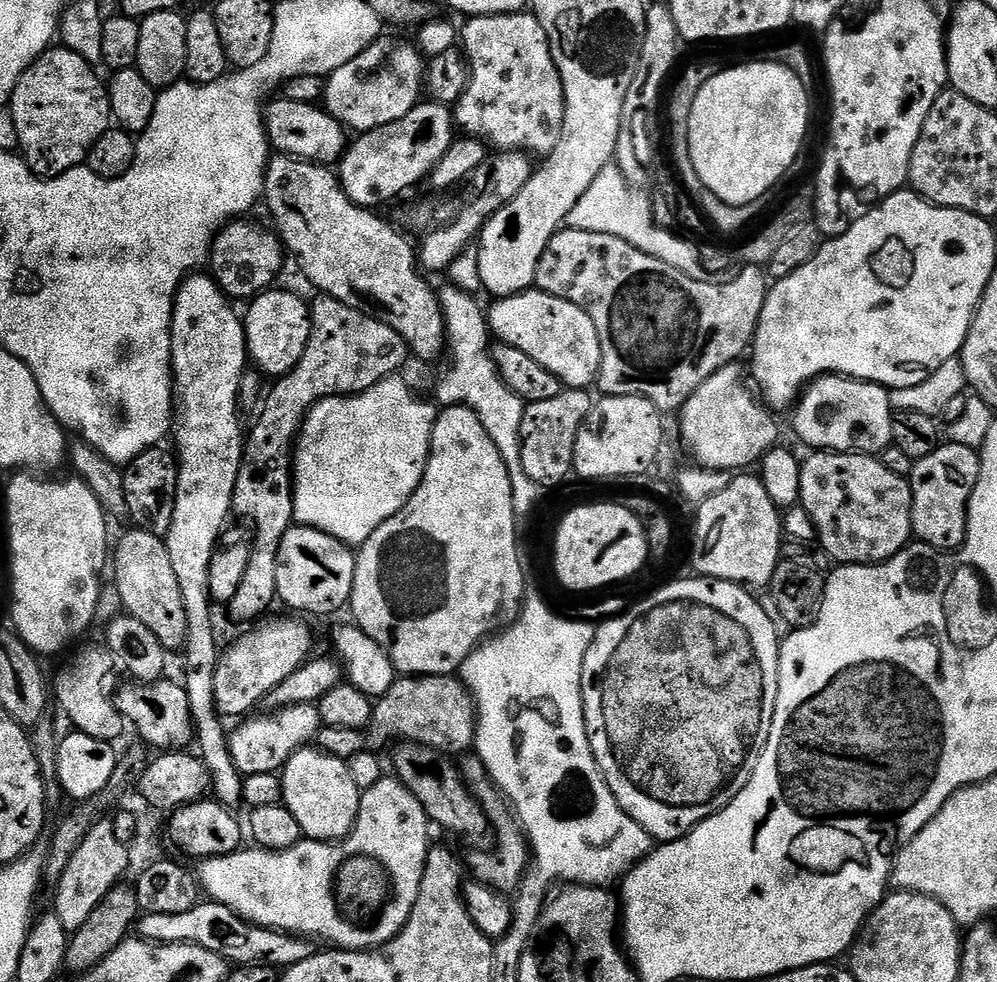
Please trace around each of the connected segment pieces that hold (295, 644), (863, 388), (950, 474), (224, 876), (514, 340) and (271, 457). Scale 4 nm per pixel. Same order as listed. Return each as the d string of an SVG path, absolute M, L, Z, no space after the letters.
M292 618L296 620L276 620L273 624L268 624L265 628L256 628L253 632L248 632L240 641L237 642L233 648L223 649L221 658L216 664L216 669L214 670L214 690L216 691L216 710L220 713L221 717L229 718L228 716L240 716L243 717L245 714L251 713L259 700L263 701L269 694L271 694L274 689L278 686L278 682L286 682L286 678L290 678L290 674L294 674L294 670L298 670L302 665L304 665L305 660L309 659L310 652L308 652L308 643L311 642L312 636L308 633L308 628L303 624L303 619Z
M826 375L820 376L813 380L811 384L805 387L804 391L800 393L794 407L791 409L792 428L796 431L796 436L804 444L809 444L809 449L823 450L825 452L858 452L861 454L879 454L889 447L892 443L892 435L890 434L890 422L892 421L893 407L888 397L889 389L882 387L880 384L871 384L868 380L854 380L850 376L834 376Z
M941 443L926 458L915 461L907 482L912 491L912 535L937 552L954 552L966 538L968 503L980 473L980 453L970 446Z
M381 778L374 786L363 789L358 814L356 815L356 824L353 826L351 834L344 839L325 842L302 838L297 844L289 848L265 850L252 846L249 847L249 852L241 850L231 852L229 856L215 856L209 860L201 860L198 864L198 868L200 868L198 883L203 895L209 901L226 906L235 916L240 916L243 920L248 920L249 923L256 924L260 928L272 928L275 932L295 934L301 938L315 938L317 941L319 941L318 939L325 940L328 943L325 945L335 946L337 949L346 952L367 952L374 948L380 948L386 942L393 940L406 926L406 922L414 910L416 899L420 893L420 879L424 873L424 860L428 856L430 847L428 828L430 829L430 821L426 810L422 810L422 802L418 802L418 798L414 798L414 794L410 794L410 790L406 790L406 786L401 780Z
M539 290L519 292L516 296L501 296L491 303L492 309L489 307L486 312L491 335L497 341L518 346L522 354L534 358L538 366L557 376L565 389L588 390L599 376L601 379L604 368L602 342L598 342L594 318L590 318L582 306L574 306L574 302L566 302L566 298Z
M317 295L311 301L312 329L310 330L310 342L306 342L306 350L302 350L302 358L298 358L298 364L285 376L279 377L276 384L268 392L256 421L246 432L244 441L244 453L238 470L238 480L234 482L232 494L232 512L240 515L250 525L254 533L252 537L252 553L250 562L246 565L246 572L234 598L226 605L229 612L236 620L254 620L262 615L276 600L276 562L278 546L286 534L286 530L293 527L294 498L292 497L292 462L296 437L300 435L300 428L308 416L314 404L319 400L329 400L332 396L358 396L360 393L370 390L378 382L395 377L396 372L407 360L410 360L408 343L390 326L386 326L375 316L361 312L359 308L346 306L338 302L332 296Z

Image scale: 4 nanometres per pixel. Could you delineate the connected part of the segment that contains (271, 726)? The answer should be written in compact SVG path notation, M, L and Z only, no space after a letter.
M291 704L279 710L268 710L265 716L253 715L245 719L236 729L231 729L228 738L230 758L241 777L254 774L279 773L284 763L301 748L315 741L320 723L320 709L316 704Z

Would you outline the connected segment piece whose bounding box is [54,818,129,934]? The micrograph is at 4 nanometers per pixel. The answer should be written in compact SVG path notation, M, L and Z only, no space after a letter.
M111 819L99 820L86 834L84 841L70 858L62 878L54 885L56 892L56 908L54 914L62 922L62 926L70 934L94 914L94 906L98 906L106 898L106 894L121 883L124 871L128 868L129 849L114 836Z

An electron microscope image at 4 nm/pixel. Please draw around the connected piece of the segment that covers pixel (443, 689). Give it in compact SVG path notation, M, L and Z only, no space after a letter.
M401 675L392 683L390 690L375 701L367 732L372 744L384 744L393 739L396 742L421 744L441 754L464 754L476 742L476 704L468 688L455 675Z

